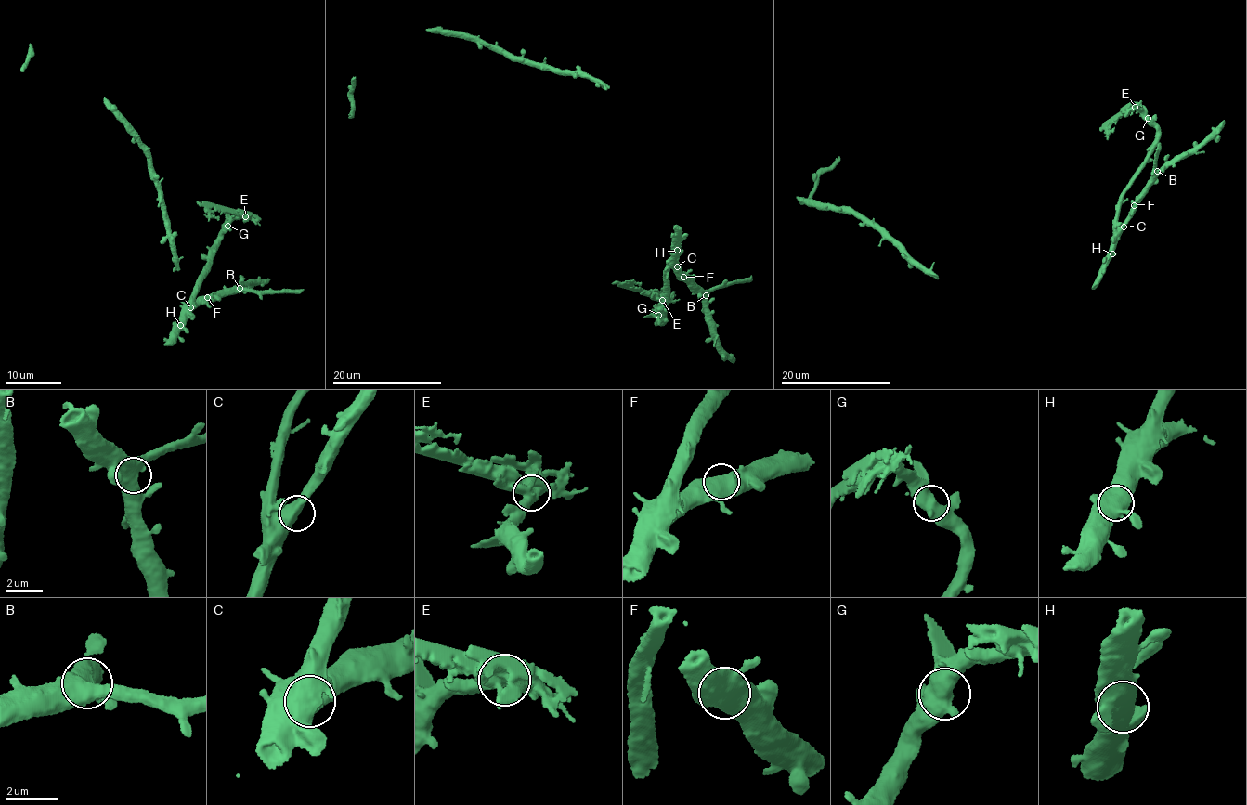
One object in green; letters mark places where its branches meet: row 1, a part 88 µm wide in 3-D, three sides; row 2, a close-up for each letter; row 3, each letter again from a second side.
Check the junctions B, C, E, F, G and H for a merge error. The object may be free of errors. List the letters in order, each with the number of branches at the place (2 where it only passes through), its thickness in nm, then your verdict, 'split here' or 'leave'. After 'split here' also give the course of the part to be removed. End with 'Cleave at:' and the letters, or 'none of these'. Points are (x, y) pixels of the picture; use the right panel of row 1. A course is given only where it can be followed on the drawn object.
B: branches 3; calibre 480 nm; leave
C: branches 2; calibre 600 nm; leave
E: branches 4; calibre 550 nm; split here; course (1136, 107), (1099, 128)
F: branches 2; calibre 550 nm; leave
G: branches 2; calibre 600 nm; leave
H: branches 3; calibre 550 nm; leave
Cleave at: E

